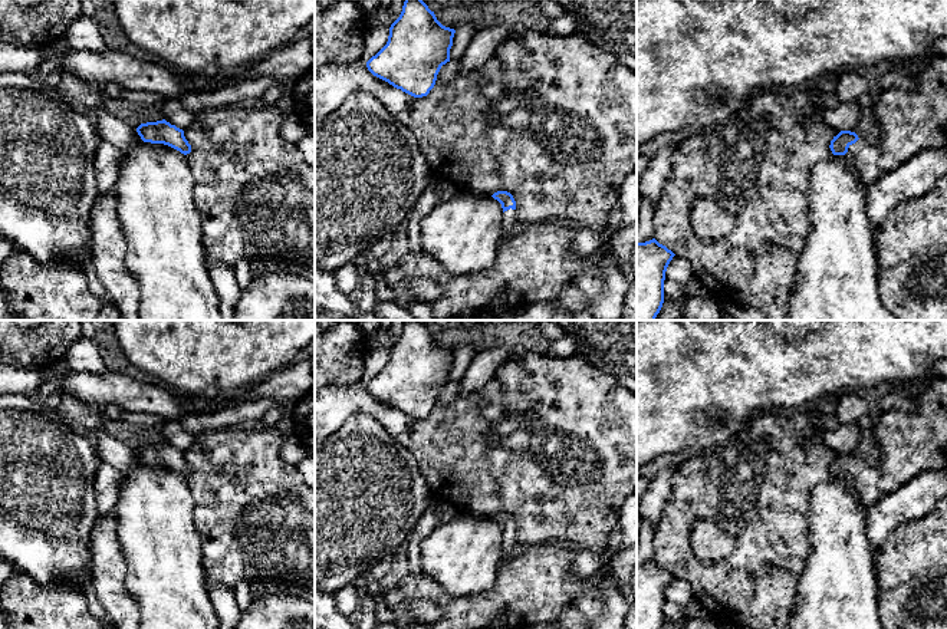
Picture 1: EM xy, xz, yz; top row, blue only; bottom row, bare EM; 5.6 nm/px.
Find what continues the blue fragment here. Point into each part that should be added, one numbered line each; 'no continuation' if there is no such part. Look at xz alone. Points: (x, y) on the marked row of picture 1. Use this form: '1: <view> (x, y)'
1: xz (509, 216)

